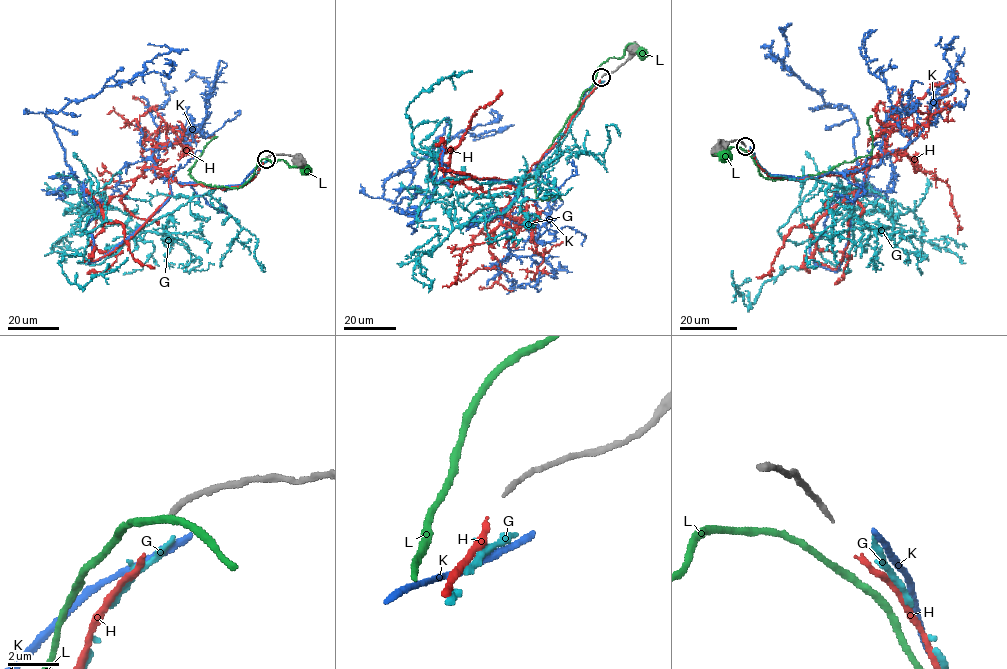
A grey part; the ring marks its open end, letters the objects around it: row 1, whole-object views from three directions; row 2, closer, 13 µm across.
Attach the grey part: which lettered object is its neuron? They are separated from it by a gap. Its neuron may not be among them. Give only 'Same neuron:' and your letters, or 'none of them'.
Same neuron: H

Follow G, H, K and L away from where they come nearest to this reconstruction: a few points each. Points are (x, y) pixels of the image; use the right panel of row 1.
G: (749, 147), (770, 175), (841, 187), (850, 271), (812, 235), (794, 243), (777, 231), (820, 175), (805, 151)
H: (748, 150), (802, 180), (870, 158), (839, 265), (818, 264), (814, 223), (852, 192), (862, 221)
K: (750, 148), (771, 174), (869, 167), (837, 270), (810, 246), (858, 187), (858, 127), (782, 64), (791, 25)
L: (742, 149), (732, 147), (727, 152), (726, 147), (722, 154), (712, 154), (723, 157)

